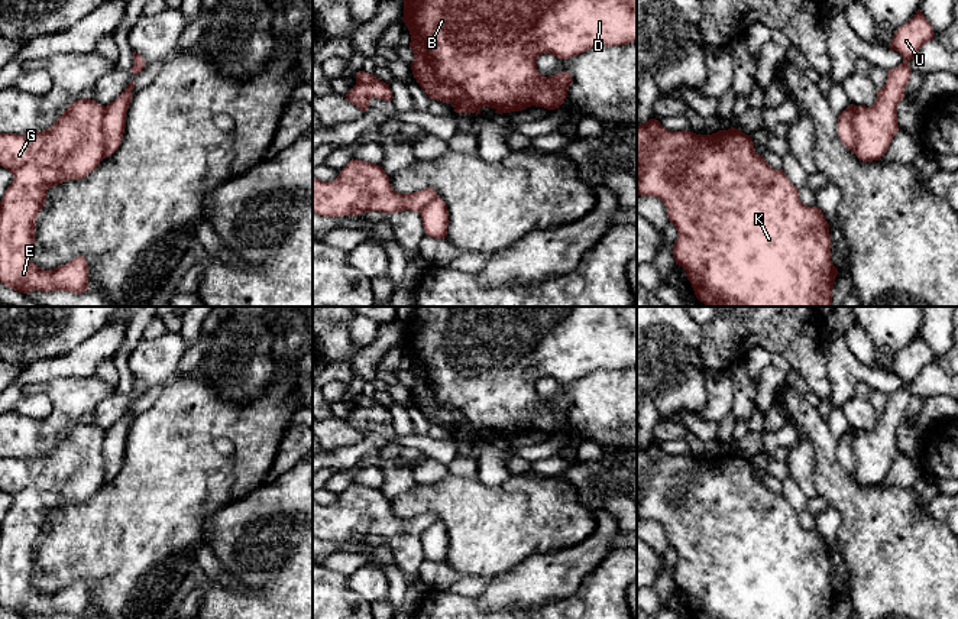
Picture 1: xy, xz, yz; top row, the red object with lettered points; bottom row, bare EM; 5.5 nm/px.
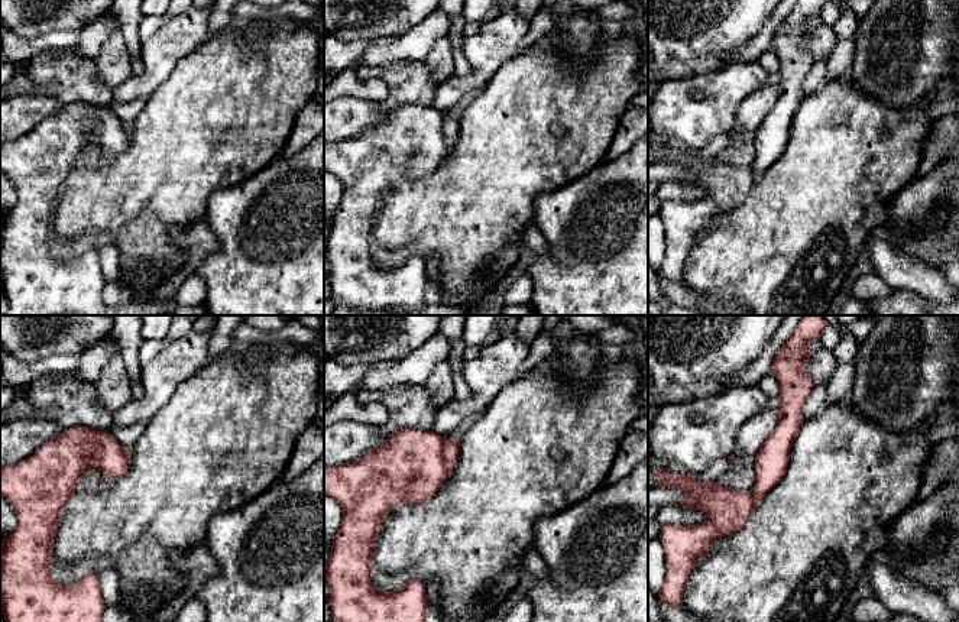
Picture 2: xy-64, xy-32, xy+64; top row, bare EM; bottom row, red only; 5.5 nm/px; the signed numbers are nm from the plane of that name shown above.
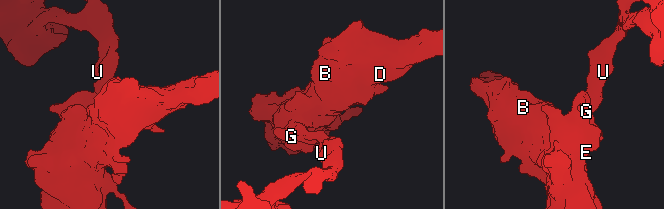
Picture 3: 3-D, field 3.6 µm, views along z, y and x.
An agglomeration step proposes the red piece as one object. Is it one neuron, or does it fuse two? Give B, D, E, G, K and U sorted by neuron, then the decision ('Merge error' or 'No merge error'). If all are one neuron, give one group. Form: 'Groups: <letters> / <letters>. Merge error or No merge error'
Groups: B D E G K / U. Merge error

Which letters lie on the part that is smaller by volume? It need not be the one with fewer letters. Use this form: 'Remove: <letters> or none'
Remove: U

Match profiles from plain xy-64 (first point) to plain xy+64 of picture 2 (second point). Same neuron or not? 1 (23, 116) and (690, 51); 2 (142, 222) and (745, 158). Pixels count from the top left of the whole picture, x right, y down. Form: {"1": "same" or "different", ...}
{"1": "different", "2": "different"}

